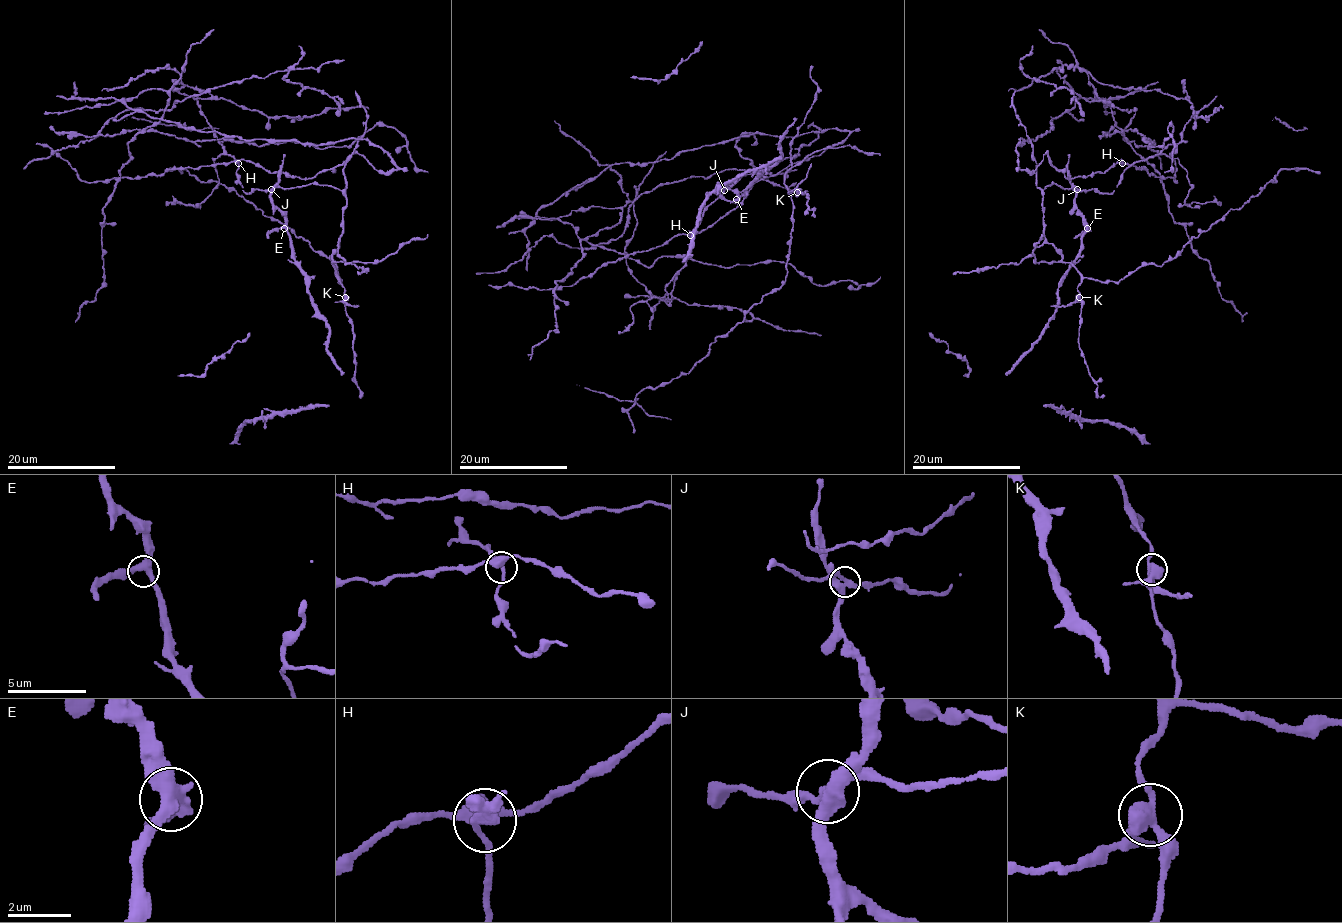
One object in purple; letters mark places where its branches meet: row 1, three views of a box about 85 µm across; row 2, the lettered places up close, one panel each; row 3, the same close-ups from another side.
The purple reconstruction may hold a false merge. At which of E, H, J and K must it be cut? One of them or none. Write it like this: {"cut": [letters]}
{"cut": ["K"]}

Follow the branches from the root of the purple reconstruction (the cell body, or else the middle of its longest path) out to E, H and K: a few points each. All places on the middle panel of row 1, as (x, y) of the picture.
E: (840, 142), (758, 179), (735, 208), (692, 233), (690, 239), (701, 213), (724, 187), (738, 195), (736, 199)
H: (840, 142), (817, 156), (799, 160), (773, 175), (758, 179), (735, 208), (700, 232), (690, 235)
K: (840, 142), (758, 179), (735, 208), (689, 236), (701, 213), (743, 175), (794, 155), (784, 185), (798, 191)

